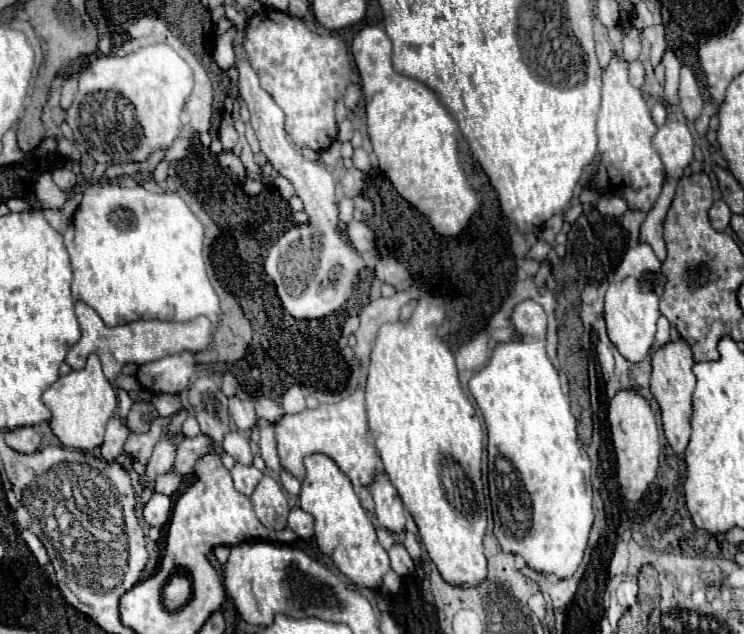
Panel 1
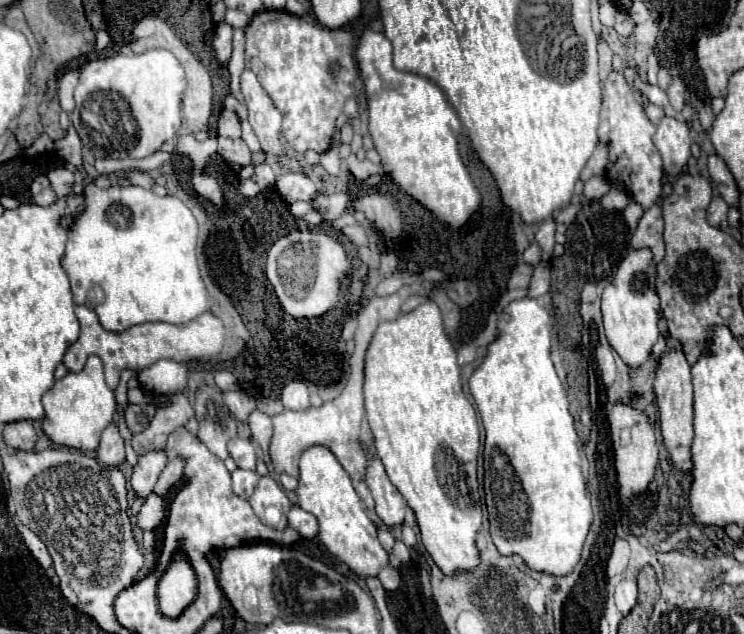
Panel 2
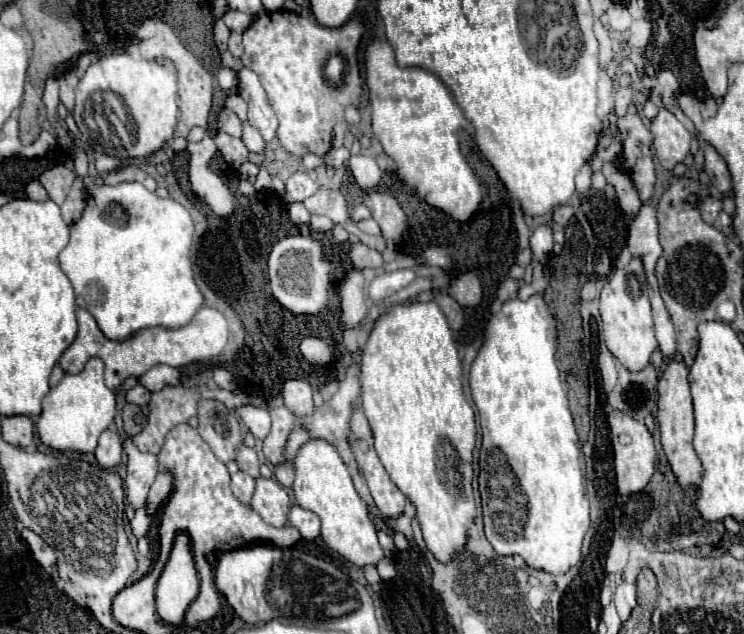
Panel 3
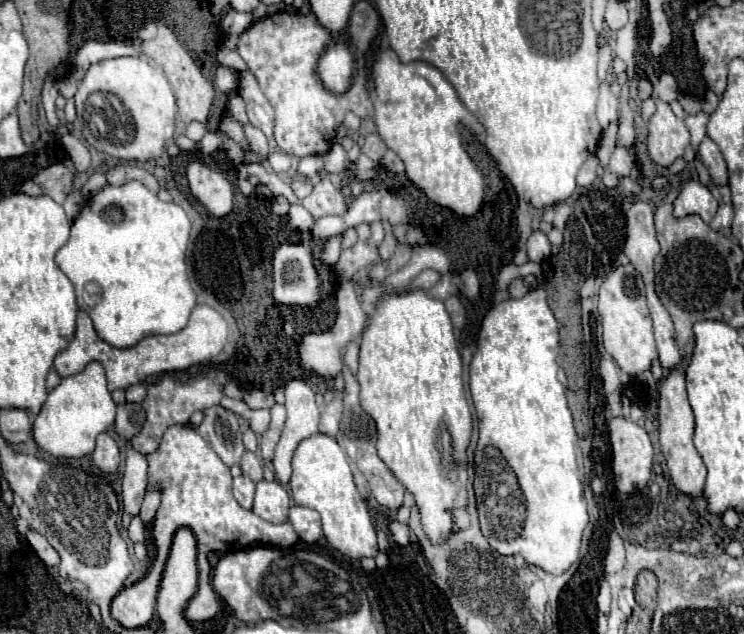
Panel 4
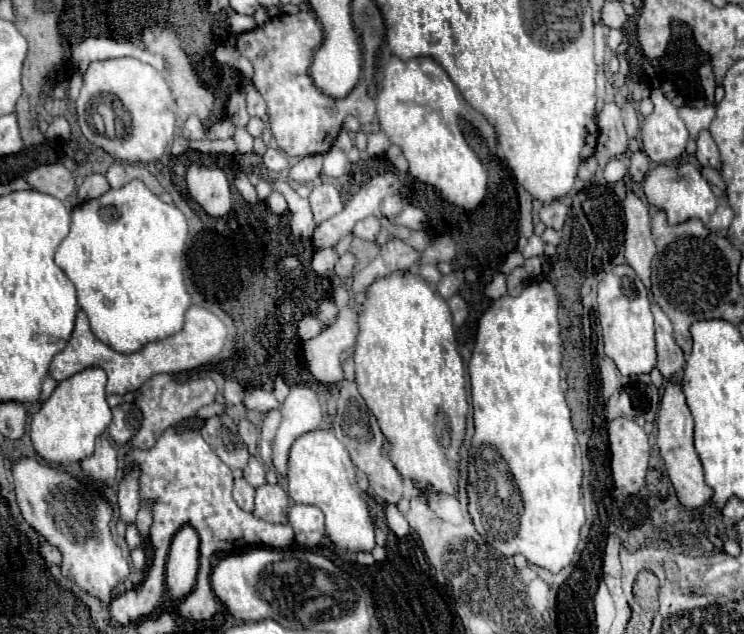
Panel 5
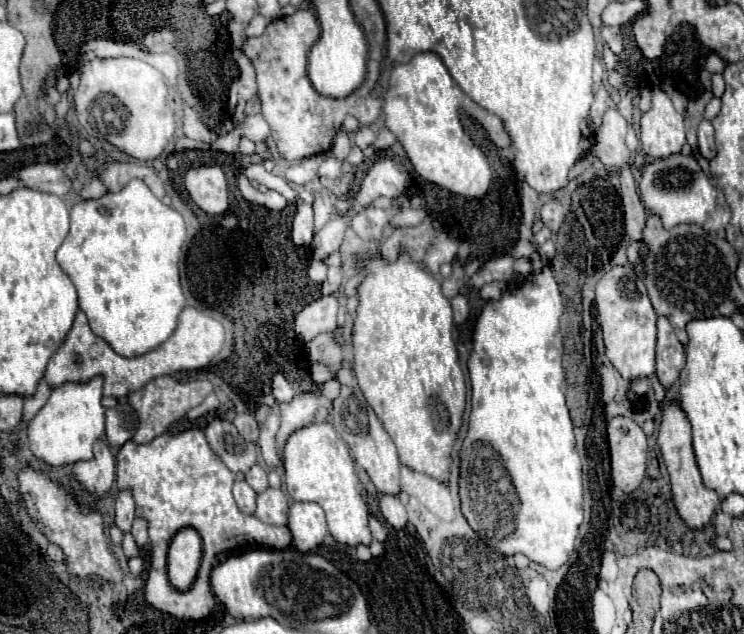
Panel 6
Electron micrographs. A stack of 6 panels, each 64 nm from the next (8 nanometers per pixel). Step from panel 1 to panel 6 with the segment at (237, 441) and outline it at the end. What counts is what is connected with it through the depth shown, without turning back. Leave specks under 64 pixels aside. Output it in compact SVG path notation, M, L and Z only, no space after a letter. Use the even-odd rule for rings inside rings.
M252 466L252 470L246 474L246 482L260 494L264 492L264 488L268 488L268 476L266 476L266 470L262 466Z

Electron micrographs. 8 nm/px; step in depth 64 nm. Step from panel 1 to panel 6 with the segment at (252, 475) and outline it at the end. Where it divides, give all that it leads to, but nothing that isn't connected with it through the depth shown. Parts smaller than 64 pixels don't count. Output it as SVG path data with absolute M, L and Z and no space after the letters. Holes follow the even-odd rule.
M246 482L234 484L234 500L242 514L254 514L256 510L256 492Z

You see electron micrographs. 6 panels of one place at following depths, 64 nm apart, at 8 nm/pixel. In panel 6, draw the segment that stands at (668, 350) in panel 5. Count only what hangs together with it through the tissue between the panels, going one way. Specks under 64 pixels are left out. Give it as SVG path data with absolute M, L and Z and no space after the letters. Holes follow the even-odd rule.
M658 316L658 344L656 344L656 376L668 390L680 376L686 364L684 346L676 338L666 316Z

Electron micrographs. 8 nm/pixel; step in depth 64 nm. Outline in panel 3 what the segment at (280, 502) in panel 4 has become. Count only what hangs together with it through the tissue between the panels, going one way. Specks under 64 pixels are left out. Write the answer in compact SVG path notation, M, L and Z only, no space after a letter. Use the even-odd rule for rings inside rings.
M258 478L256 492L252 498L252 510L260 514L266 524L282 528L286 524L286 516L290 510L290 498L280 482L274 478Z

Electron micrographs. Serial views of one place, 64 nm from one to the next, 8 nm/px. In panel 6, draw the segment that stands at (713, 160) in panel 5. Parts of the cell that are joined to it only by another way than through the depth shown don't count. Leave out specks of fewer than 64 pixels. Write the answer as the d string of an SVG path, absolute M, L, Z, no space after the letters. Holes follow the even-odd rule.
M702 120L698 126L698 150L704 158L712 160L716 156L716 146L714 146L714 128L710 120Z

